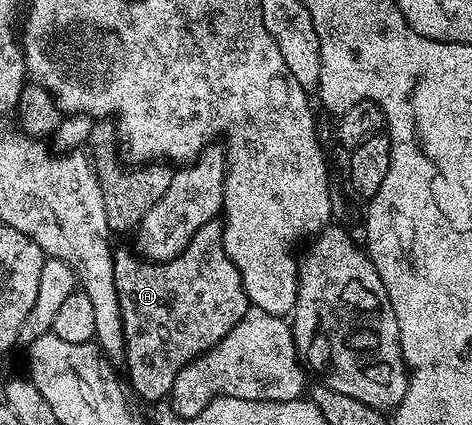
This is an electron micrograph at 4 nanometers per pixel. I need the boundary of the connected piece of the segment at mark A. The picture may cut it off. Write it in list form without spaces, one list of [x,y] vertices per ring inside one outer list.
[[[212,219],[188,242],[179,256],[161,262],[147,262],[137,251],[122,248],[114,252],[114,277],[116,294],[120,298],[120,314],[124,322],[124,342],[126,343],[126,376],[128,388],[142,400],[162,400],[169,397],[176,382],[176,374],[197,356],[203,356],[208,349],[216,346],[240,318],[244,318],[248,307],[246,291],[242,285],[240,270],[228,258],[222,245],[222,224]]]

